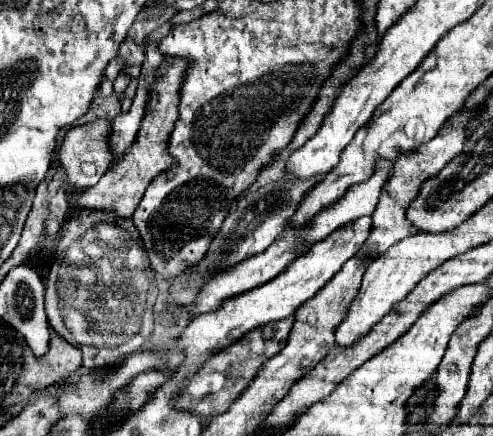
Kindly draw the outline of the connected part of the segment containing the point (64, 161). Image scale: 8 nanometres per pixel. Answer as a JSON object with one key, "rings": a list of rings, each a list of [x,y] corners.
{"rings":[[[94,121],[94,123],[78,125],[66,131],[60,147],[56,147],[54,151],[54,157],[70,185],[80,187],[80,189],[92,187],[108,171],[110,161],[112,161],[112,157],[108,155],[108,143],[106,143],[108,131],[110,131],[110,121]]]}

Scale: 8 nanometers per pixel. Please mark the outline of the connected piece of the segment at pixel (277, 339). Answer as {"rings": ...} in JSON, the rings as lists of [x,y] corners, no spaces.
{"rings":[[[288,317],[288,319],[282,319],[280,323],[272,323],[272,325],[266,325],[262,329],[256,329],[256,331],[244,335],[232,347],[228,347],[222,353],[208,359],[204,363],[204,367],[192,377],[192,381],[184,389],[180,407],[196,411],[200,417],[224,413],[228,409],[228,405],[232,405],[232,401],[246,389],[246,385],[256,375],[260,365],[266,359],[274,357],[286,345],[286,339],[288,339],[288,333],[292,329],[292,323],[294,323],[294,317]]]}

